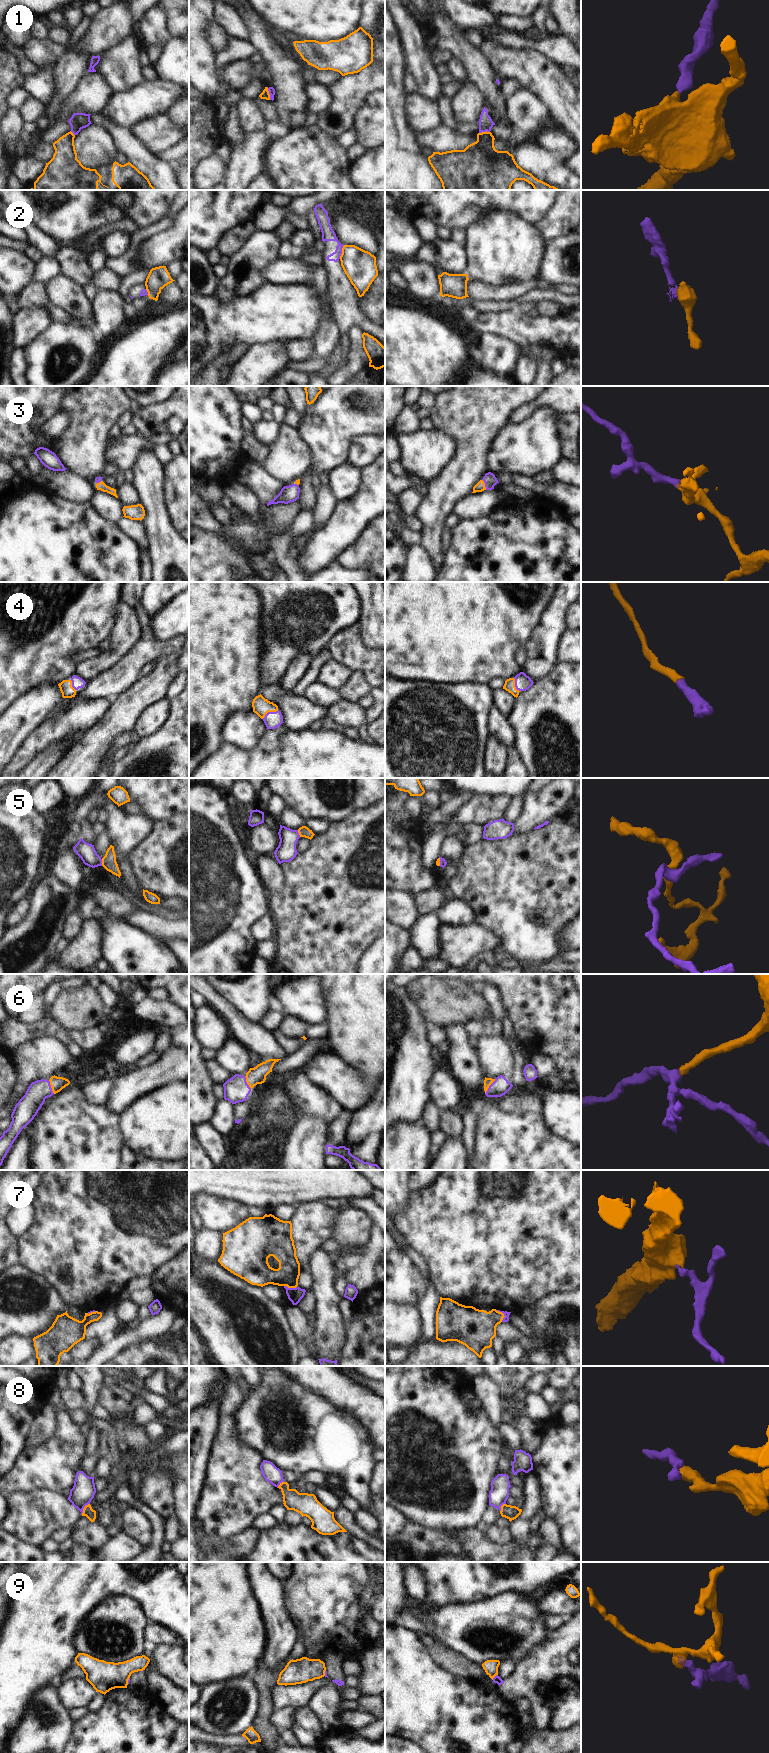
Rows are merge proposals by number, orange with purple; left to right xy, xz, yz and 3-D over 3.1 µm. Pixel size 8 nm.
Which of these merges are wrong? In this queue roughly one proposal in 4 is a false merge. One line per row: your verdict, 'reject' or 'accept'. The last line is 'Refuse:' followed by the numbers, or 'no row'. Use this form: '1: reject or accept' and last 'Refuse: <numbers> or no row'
1: reject
2: reject
3: accept
4: accept
5: accept
6: accept
7: accept
8: reject
9: reject
Refuse: 1, 2, 8, 9

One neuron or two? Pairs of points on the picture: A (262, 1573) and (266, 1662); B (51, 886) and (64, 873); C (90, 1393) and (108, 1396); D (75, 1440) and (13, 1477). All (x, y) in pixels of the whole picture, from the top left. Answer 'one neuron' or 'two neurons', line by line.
A: one neuron
B: two neurons
C: two neurons
D: one neuron

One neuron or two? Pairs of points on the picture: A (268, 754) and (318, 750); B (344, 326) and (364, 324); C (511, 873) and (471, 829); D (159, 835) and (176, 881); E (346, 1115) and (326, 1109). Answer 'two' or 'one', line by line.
A: one
B: one
C: two
D: one
E: two

